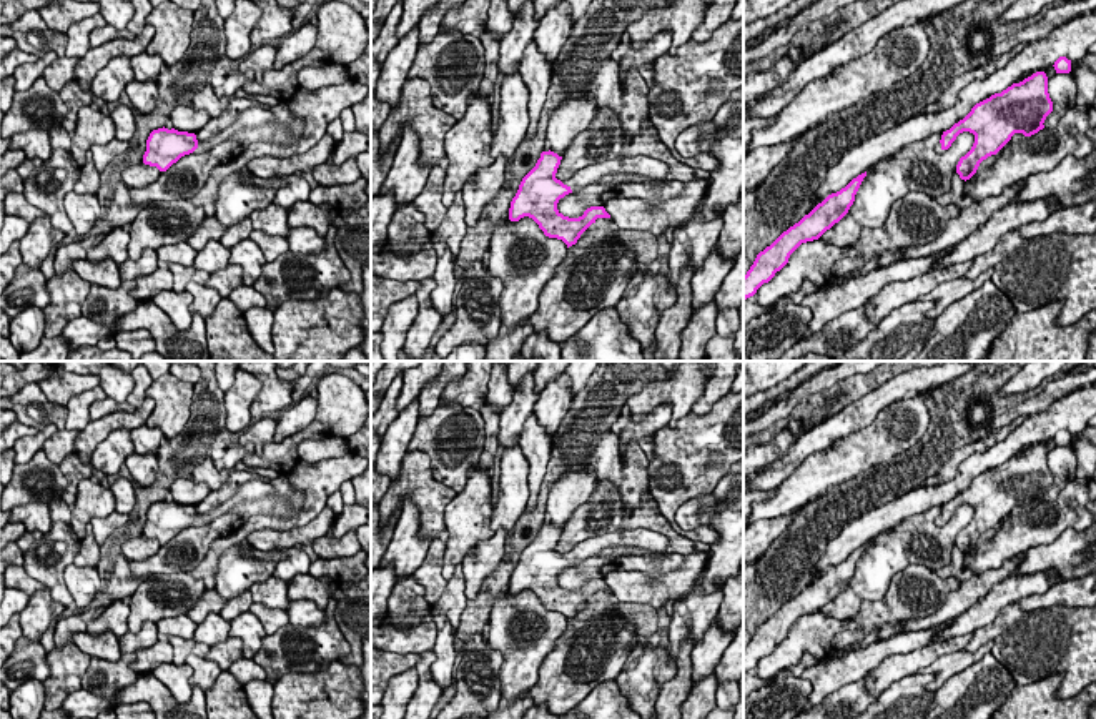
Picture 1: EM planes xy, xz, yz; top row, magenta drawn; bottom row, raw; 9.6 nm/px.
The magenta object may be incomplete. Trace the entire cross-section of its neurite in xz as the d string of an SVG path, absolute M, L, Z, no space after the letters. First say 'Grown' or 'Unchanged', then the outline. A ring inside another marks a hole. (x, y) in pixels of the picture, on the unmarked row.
Grown. M542 524L536 539L522 551L516 569L511 574L509 593L532 591L549 611L562 612L567 621L575 617L580 607L597 591L610 591L604 579L590 579L579 591L564 589L557 576L575 559L585 561L602 549L612 546L639 548L650 554L667 553L667 536L652 529L619 529L602 536L590 536L574 546L564 558L555 551L562 529L554 524Z

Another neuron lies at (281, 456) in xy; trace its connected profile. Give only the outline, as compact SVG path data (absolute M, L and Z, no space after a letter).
M314 419L308 428L303 431L288 436L281 443L269 441L263 446L263 454L258 456L254 453L244 454L241 464L248 468L269 468L274 469L278 474L289 474L291 469L298 464L298 444L304 439L323 439L326 431L323 424Z

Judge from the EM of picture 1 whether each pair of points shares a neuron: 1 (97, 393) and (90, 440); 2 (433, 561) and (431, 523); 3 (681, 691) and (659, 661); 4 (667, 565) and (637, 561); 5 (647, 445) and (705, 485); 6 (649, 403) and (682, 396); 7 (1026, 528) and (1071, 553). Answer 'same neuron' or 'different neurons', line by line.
1: different neurons
2: different neurons
3: different neurons
4: same neuron
5: different neurons
6: same neuron
7: different neurons

